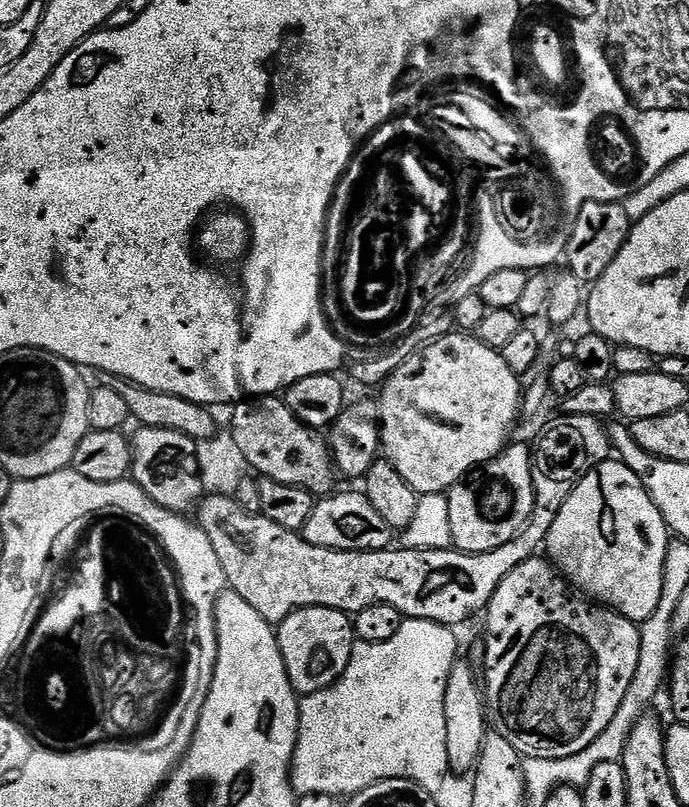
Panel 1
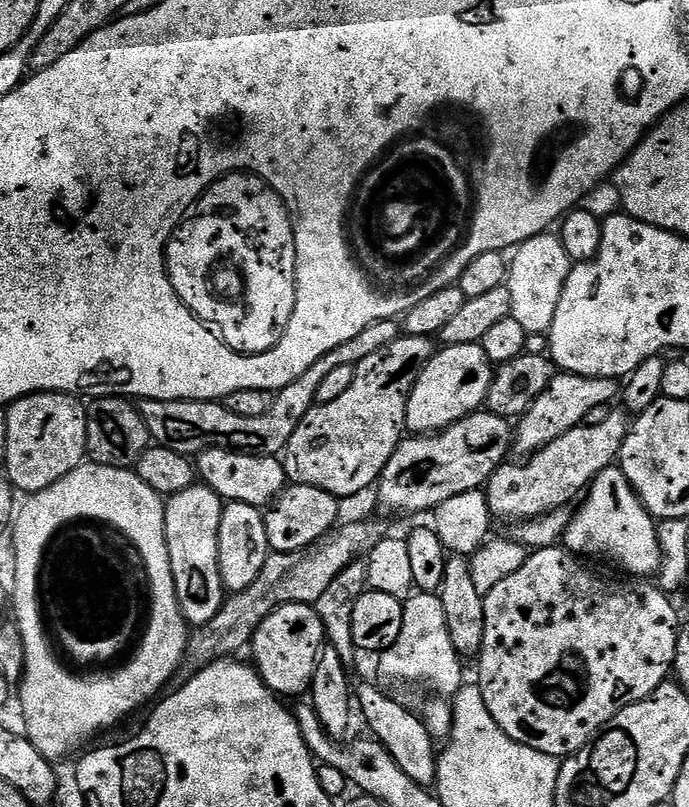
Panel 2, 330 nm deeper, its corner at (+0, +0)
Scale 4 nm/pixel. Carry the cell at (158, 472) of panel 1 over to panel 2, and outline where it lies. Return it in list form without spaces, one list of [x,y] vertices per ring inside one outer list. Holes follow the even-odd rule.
[[[195,482],[180,493],[167,497],[164,506],[164,533],[170,554],[170,570],[174,574],[176,604],[180,607],[183,623],[188,626],[199,626],[210,622],[210,618],[218,614],[226,599],[226,589],[218,562],[218,530],[225,505],[225,501],[221,500],[217,492],[210,490],[207,484]]]

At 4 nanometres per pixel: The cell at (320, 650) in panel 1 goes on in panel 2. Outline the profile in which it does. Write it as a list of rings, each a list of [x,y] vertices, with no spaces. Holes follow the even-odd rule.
[[[287,604],[271,612],[252,635],[250,660],[264,679],[264,685],[277,696],[289,698],[300,696],[303,692],[305,695],[312,687],[314,666],[325,643],[324,627],[315,607],[310,604]]]

